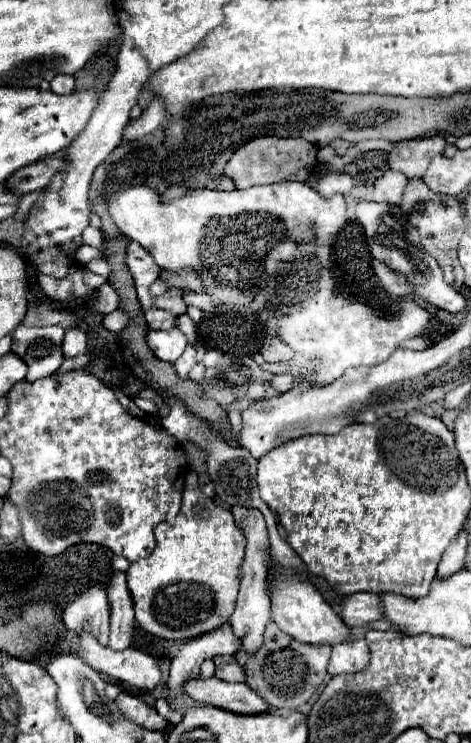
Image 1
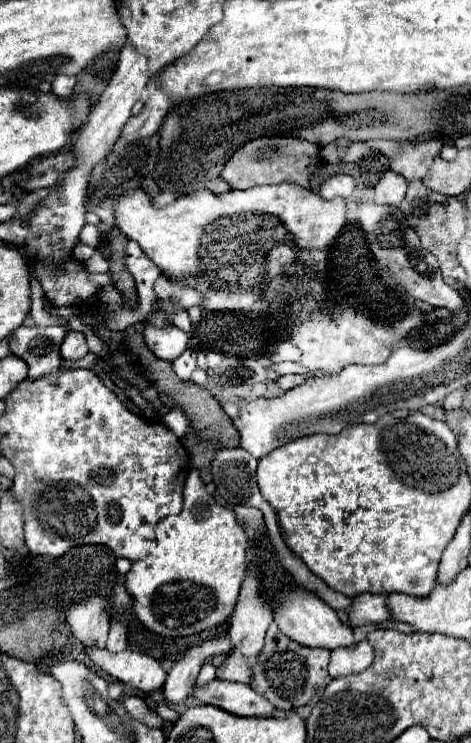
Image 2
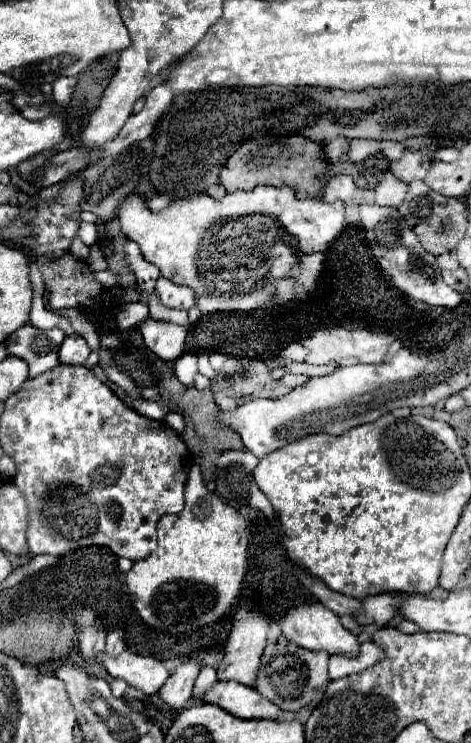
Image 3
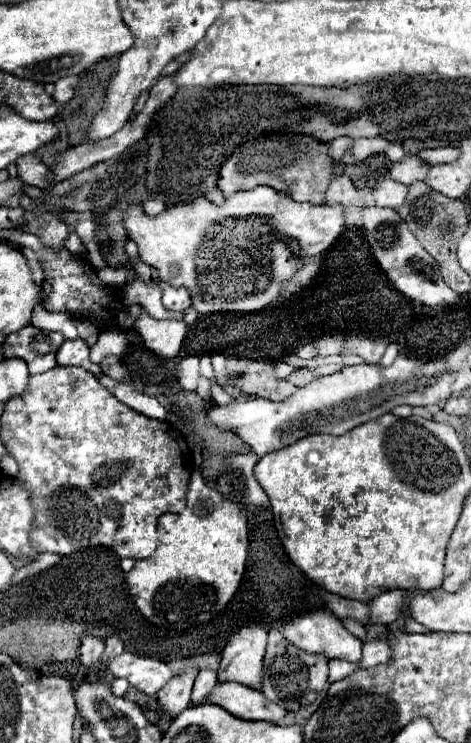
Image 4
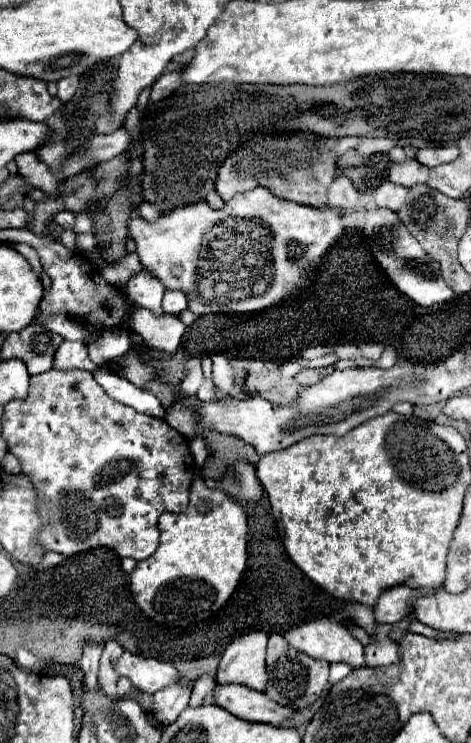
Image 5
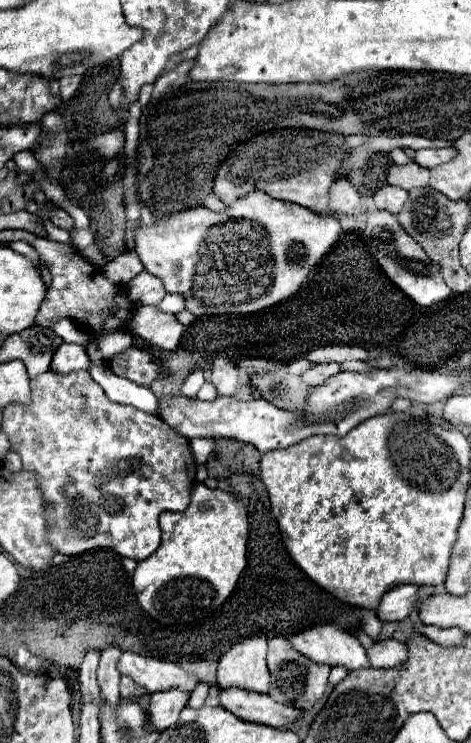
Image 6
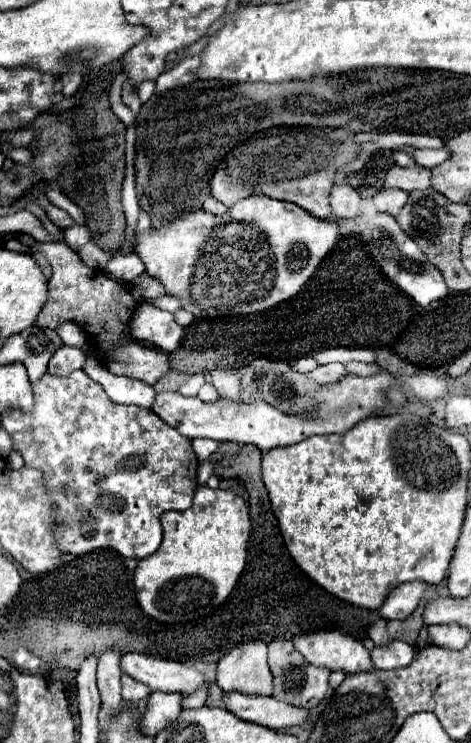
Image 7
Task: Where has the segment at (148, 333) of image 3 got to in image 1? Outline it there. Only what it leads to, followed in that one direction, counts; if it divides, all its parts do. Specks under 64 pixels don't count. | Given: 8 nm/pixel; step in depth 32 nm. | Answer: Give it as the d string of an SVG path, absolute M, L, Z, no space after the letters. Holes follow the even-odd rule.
M148 328L146 342L148 342L150 350L160 360L166 360L166 362L174 362L184 352L184 348L188 346L186 336L178 328L172 328L172 330L152 330L152 328Z

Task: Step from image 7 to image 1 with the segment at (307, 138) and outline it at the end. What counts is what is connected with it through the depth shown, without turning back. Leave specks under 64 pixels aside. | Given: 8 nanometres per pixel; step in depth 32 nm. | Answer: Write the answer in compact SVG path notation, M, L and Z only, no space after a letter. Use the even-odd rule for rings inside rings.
M260 136L244 146L240 146L230 162L224 168L224 176L234 180L236 188L250 188L256 184L276 184L284 180L308 182L310 172L316 168L316 152L318 148L304 138L276 138L276 136Z

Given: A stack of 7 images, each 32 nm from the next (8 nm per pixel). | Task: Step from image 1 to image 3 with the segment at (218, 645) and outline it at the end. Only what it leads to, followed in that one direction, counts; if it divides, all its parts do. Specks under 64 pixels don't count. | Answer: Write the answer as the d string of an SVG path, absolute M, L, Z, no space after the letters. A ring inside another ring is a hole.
M198 662L182 664L168 678L168 682L160 688L158 694L160 694L162 702L166 702L172 712L178 712L178 710L186 708L188 700L192 698L192 686L194 686L194 680L196 680L198 672L200 672L200 664Z

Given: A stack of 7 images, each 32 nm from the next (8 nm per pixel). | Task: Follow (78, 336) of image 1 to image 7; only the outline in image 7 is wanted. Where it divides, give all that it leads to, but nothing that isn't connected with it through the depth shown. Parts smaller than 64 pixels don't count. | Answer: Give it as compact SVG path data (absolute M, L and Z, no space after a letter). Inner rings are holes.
M62 346L52 354L52 358L48 362L48 374L52 374L52 376L68 376L74 370L80 370L82 364L84 364L84 354L78 348Z

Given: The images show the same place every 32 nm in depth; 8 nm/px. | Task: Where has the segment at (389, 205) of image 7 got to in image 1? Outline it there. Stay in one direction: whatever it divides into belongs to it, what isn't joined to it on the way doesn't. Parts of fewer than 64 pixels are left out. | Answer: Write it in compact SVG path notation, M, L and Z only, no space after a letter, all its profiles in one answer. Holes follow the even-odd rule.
M386 170L384 176L374 184L374 202L386 202L386 204L400 204L402 202L402 194L406 188L408 180L402 172L392 172Z

